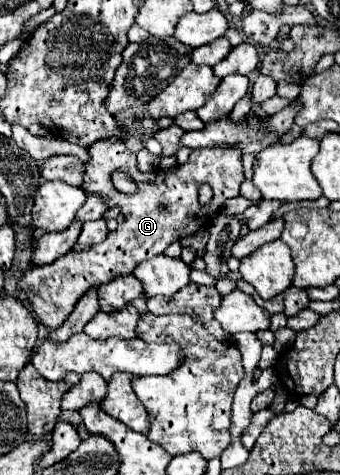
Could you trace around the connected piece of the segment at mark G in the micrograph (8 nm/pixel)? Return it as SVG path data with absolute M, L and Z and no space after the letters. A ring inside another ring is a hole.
M118 137L98 139L88 147L88 157L90 161L86 163L82 189L88 195L102 197L108 209L118 207L126 220L118 225L114 233L108 233L102 243L86 249L74 247L54 263L34 267L24 273L20 285L30 299L40 323L46 325L48 331L54 331L64 323L64 319L74 311L78 299L86 295L90 287L100 287L110 279L130 275L138 263L164 253L170 243L190 237L210 225L222 203L228 197L236 197L240 183L246 179L242 169L242 151L234 151L234 147L202 147L192 151L188 161L176 169L164 171L158 167L148 173L136 167L136 155L128 151ZM118 169L126 171L130 177L138 177L138 193L125 195L114 189L111 175ZM200 183L208 183L214 189L214 201L208 205L200 205L198 201ZM160 205L166 205L166 209L160 209Z

